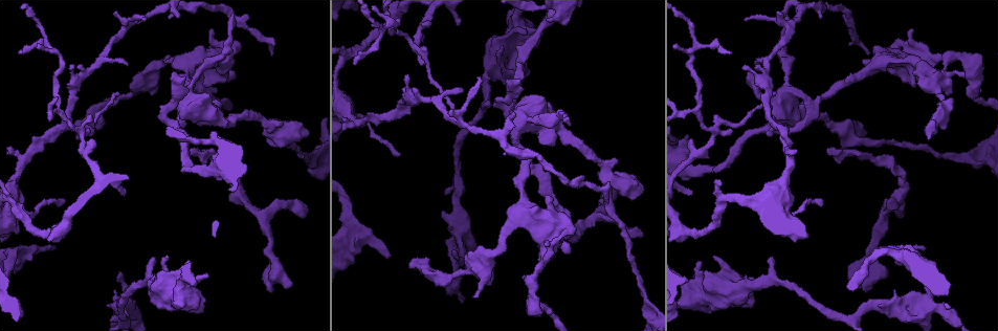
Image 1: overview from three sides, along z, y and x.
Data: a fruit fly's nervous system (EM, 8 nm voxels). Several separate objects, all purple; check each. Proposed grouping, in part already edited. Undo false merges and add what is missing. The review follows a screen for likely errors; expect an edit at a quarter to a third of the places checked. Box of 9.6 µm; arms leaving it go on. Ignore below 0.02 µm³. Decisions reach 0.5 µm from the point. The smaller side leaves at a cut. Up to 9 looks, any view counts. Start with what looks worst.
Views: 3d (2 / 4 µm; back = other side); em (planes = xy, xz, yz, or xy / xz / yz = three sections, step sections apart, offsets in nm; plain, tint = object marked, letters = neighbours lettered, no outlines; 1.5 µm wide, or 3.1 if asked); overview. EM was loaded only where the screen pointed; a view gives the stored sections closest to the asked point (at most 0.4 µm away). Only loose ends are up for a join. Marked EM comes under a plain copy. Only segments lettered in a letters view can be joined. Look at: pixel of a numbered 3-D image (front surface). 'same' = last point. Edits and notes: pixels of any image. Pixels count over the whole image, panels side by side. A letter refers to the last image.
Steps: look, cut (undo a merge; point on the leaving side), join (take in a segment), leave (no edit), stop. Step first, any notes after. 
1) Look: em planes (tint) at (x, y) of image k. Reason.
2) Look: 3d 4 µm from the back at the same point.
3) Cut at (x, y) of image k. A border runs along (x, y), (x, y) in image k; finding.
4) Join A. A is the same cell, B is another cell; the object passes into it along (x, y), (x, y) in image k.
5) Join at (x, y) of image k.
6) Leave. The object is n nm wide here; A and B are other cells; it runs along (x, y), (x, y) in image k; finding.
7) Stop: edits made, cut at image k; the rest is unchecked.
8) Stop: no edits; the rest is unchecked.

Look: em xy step 8 (letters) at (428, 25) of image 1. Thin end.

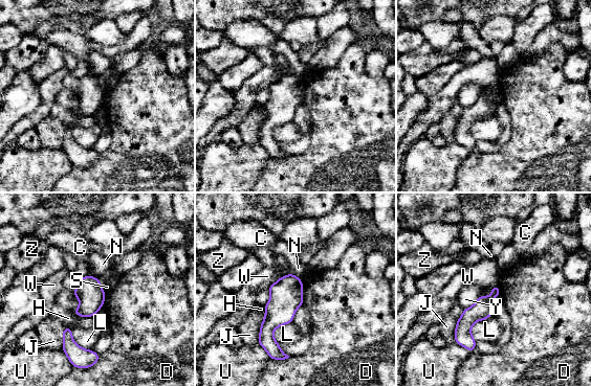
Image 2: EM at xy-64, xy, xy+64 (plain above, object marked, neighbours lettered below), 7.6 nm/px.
Look: em planes (letters) at the same point.

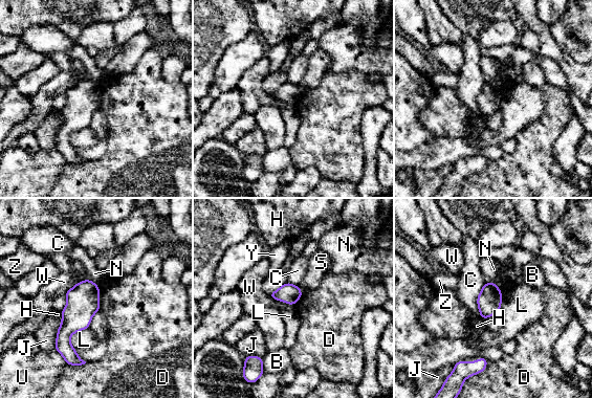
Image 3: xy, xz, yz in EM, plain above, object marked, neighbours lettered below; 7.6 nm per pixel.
Leave. The object is 160 nm wide here; B, C, D, H, J, L, N, S, U, W, Y and Z are other cells; a border runs along (97, 285), (100, 310) in image 3; none of them fits.

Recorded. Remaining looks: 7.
Look: 3d 4 µm at (289, 284) of image 1. Branch stops here.

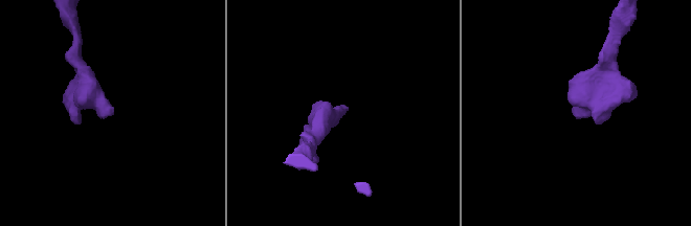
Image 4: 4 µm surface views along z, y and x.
Look: em xy step 8 (letters) at (112, 113) of image 4. Shape alone is not enough.

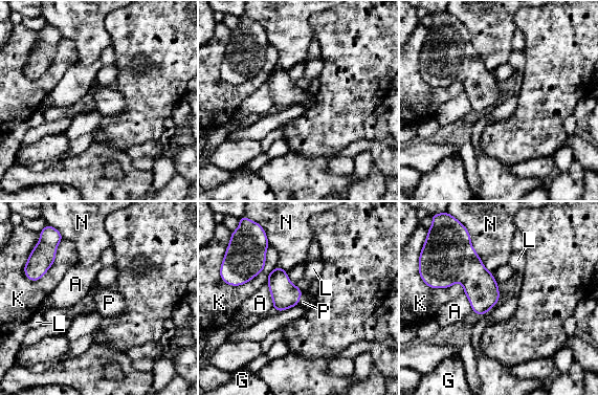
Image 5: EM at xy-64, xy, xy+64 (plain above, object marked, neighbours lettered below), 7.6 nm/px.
Look: em planes (letters) at the same point.

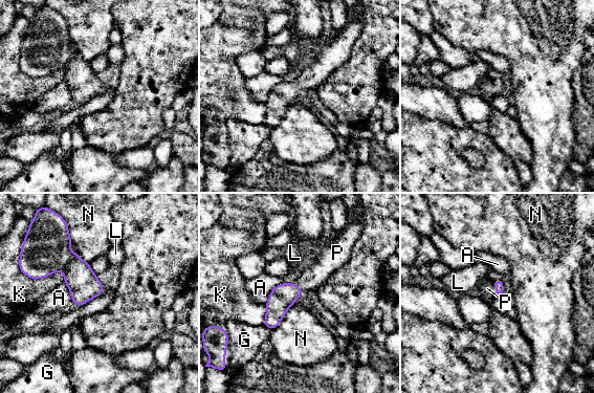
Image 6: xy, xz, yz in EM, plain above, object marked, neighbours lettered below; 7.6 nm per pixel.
Join P. P is the same cell, A, G, K, L and N are other cells; the object passes into it along (499, 285), (494, 287), (487, 288) in image 6; the cell continues.

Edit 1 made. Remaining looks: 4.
Look: overview.

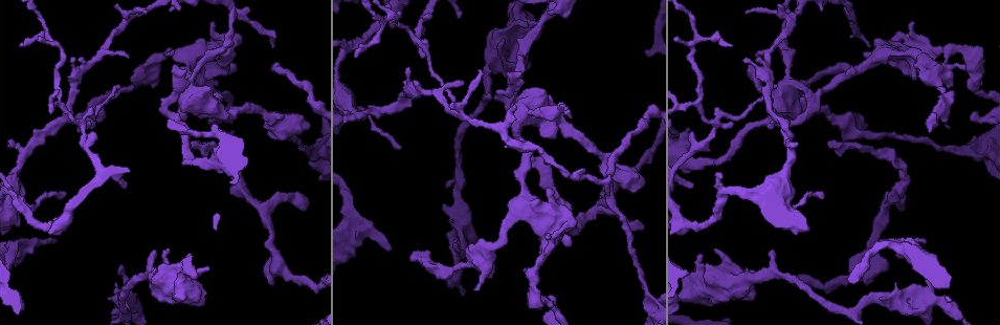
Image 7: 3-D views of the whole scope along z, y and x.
Look: em planes (letters) at (733, 46) of image 7. Free end.

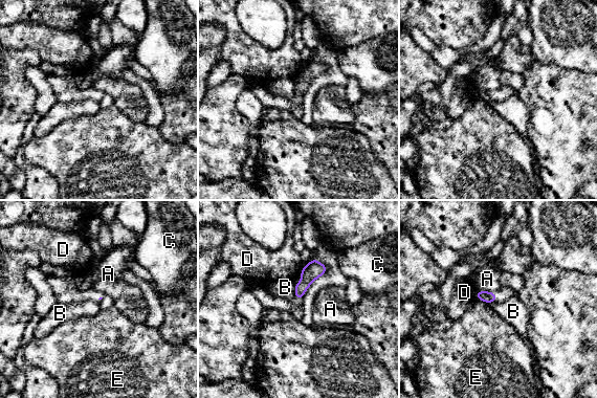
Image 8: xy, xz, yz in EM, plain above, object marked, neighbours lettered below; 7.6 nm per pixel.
Leave. A, B, C, D and E are other cells; a border runs along (295, 284), (293, 295) in image 8; no lettered segment goes on from it.

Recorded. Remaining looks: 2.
Stop: edits made, join at image 6; the rest is unchecked.

